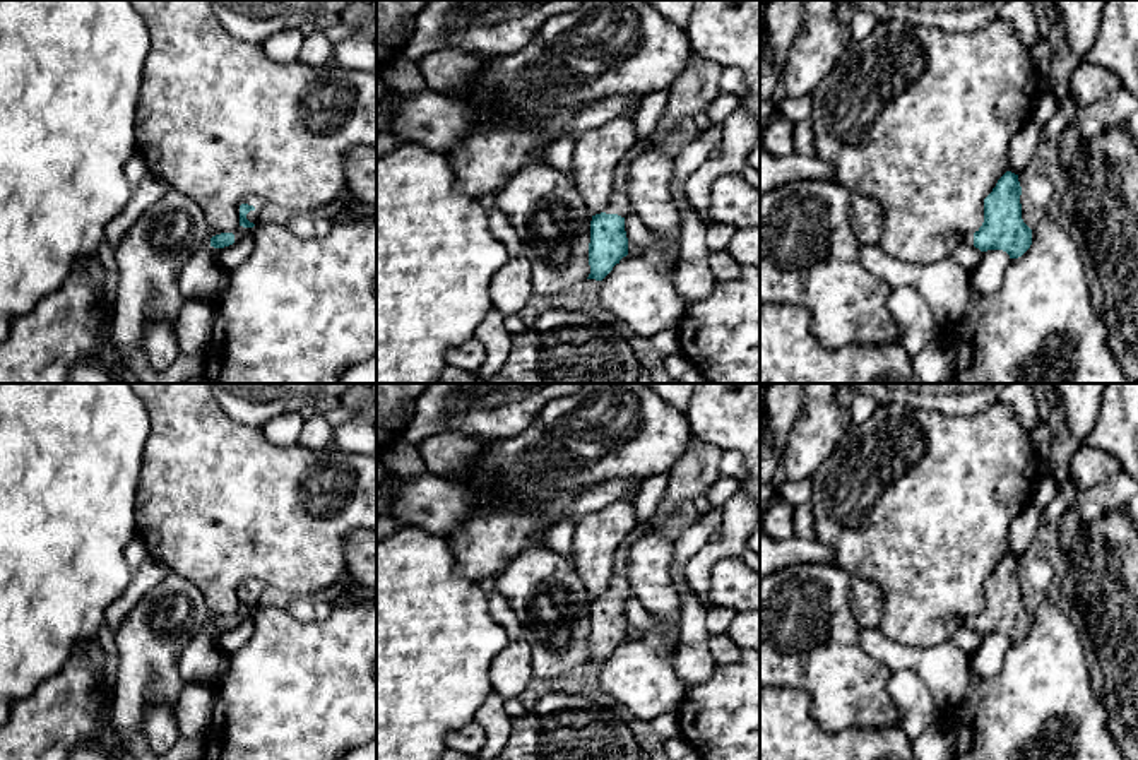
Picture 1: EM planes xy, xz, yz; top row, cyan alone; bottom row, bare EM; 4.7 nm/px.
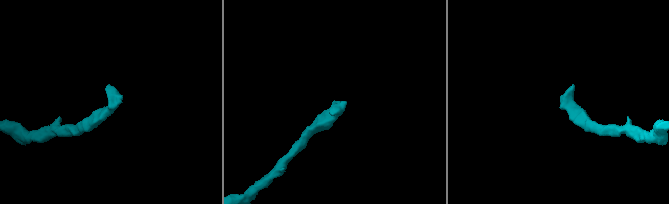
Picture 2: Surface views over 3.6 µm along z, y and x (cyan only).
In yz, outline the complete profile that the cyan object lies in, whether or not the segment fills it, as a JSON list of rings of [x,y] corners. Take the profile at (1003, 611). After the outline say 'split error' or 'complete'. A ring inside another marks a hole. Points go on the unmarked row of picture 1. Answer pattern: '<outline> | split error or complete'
[[[1006,555],[984,582],[984,606],[974,618],[960,620],[960,626],[981,635],[1003,633],[1010,642],[1022,640],[1032,628],[1032,613],[1022,603],[1022,570],[1018,558]]] | split error

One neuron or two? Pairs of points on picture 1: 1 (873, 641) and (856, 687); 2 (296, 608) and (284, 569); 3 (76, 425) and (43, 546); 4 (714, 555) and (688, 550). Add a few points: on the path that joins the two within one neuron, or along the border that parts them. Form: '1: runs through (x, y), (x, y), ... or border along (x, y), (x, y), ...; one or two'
1: border along (859, 629), (859, 646), (892, 671); two
2: border along (291, 598), (310, 599); two
3: runs through (45, 456), (43, 516); one
4: border along (709, 540), (687, 564), (685, 582), (692, 591); two

